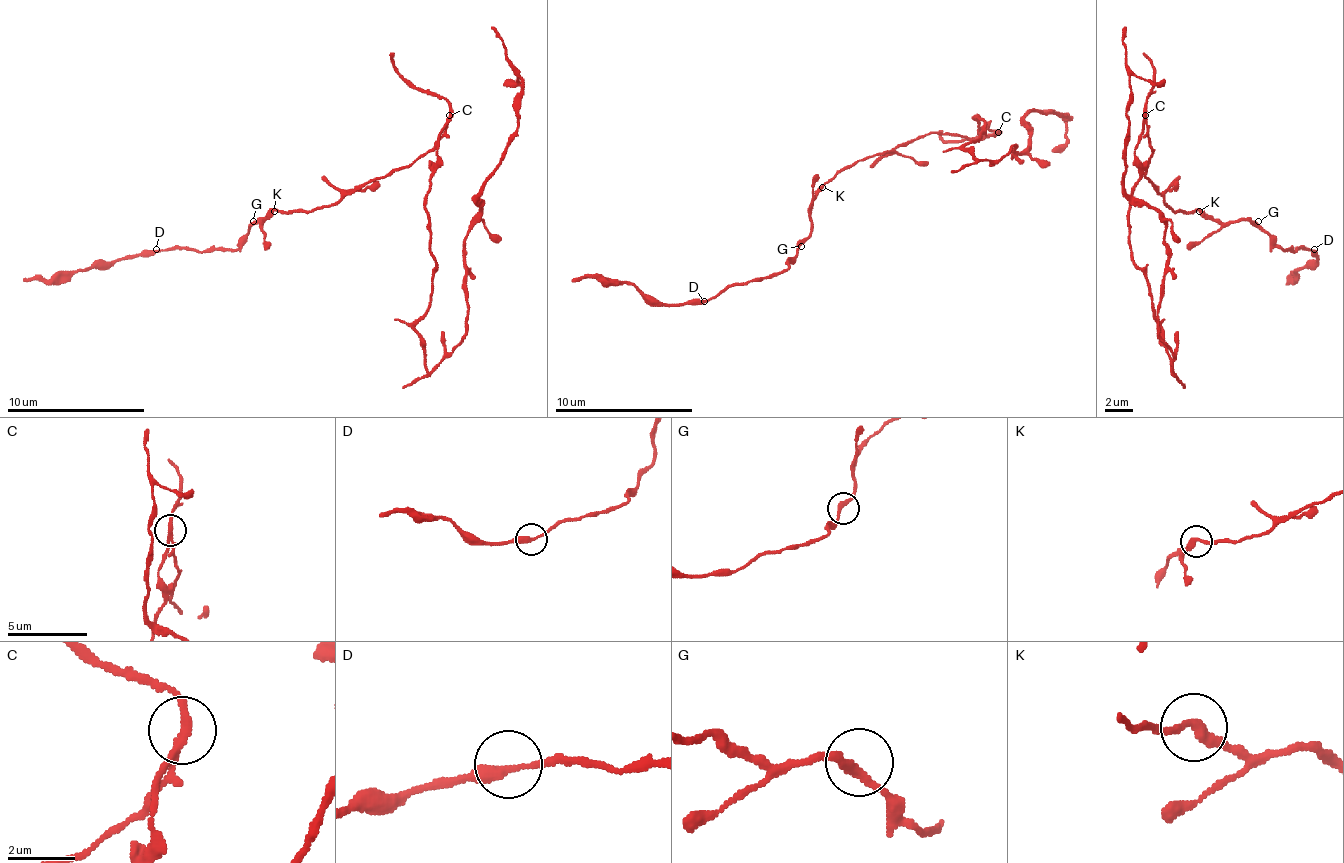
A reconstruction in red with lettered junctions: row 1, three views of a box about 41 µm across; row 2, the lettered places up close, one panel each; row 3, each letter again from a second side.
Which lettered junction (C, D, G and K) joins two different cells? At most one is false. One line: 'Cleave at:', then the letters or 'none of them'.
Cleave at: C

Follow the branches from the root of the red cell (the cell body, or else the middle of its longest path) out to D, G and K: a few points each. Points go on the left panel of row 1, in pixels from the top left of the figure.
D: (426, 211), (429, 159), (419, 156), (353, 187), (332, 204), (274, 211), (256, 221), (235, 249), (156, 249)
G: (426, 211), (429, 159), (419, 156), (353, 187), (332, 204), (274, 211), (263, 221), (253, 221)
K: (426, 211), (429, 187), (426, 156), (353, 187), (332, 204), (308, 211), (274, 211)

